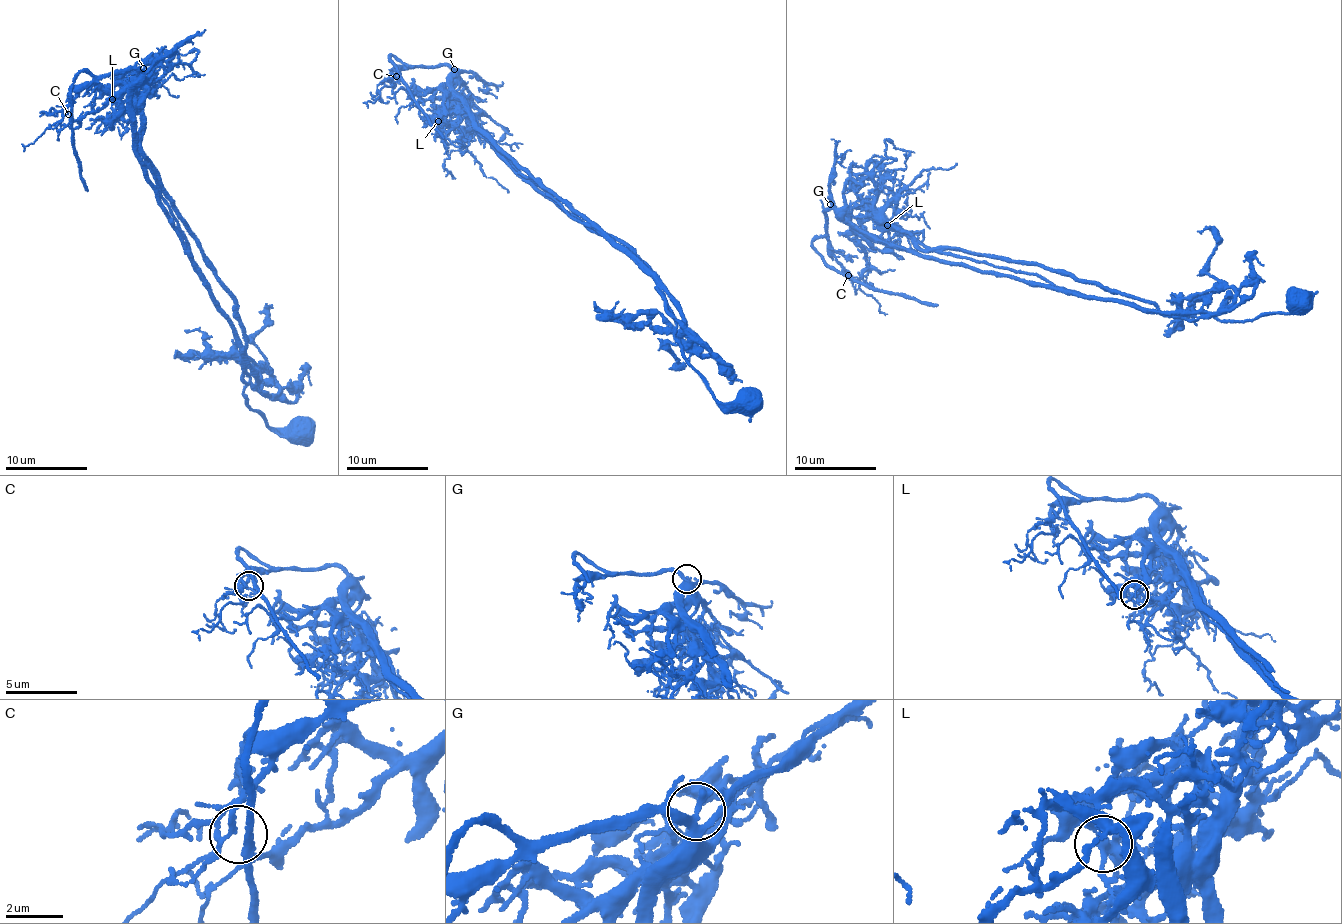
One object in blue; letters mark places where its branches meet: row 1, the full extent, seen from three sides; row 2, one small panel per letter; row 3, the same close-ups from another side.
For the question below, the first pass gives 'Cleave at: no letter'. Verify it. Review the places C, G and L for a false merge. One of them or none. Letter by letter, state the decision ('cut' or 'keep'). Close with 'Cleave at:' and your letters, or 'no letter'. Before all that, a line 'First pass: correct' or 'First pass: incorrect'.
First pass: incorrect
C: keep
G: keep
L: cut
Cleave at: L

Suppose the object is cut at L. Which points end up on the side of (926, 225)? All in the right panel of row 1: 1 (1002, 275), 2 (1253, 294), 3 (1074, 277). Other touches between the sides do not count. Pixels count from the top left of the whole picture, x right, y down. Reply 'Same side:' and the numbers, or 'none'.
Same side: 3

